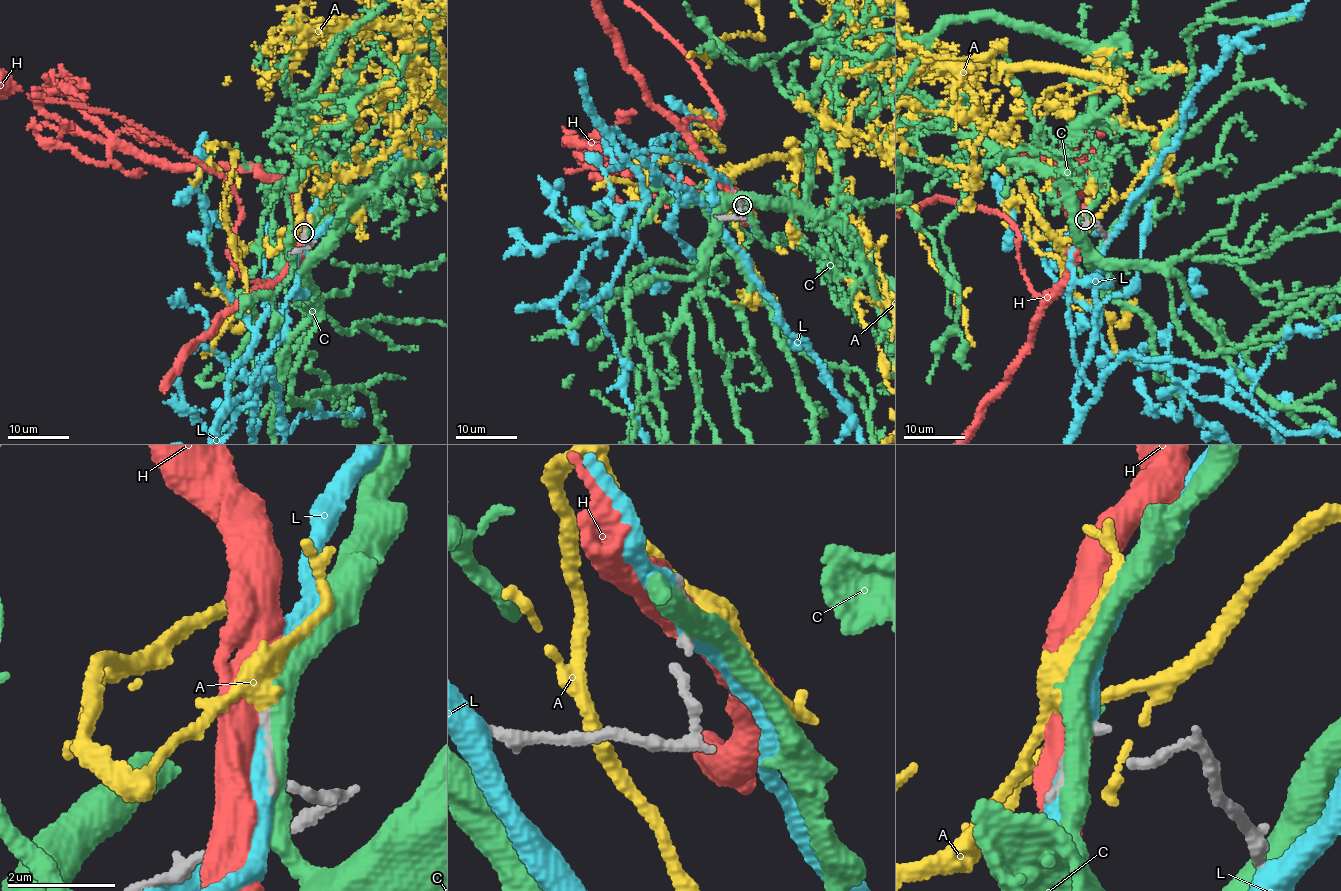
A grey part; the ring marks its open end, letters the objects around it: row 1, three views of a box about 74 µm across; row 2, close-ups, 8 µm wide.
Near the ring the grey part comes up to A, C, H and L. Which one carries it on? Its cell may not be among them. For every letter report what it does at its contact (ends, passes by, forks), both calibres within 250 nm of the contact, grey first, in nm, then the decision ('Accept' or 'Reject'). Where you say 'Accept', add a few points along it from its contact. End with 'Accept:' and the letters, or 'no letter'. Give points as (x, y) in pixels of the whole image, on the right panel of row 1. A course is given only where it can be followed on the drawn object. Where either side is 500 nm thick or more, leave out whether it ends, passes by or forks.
A: It passes by. Thickness 240 nm (grey) against 400 nm. Accept
C: It passes by. Thickness 170 nm (grey) against 400 nm. Reject
H: Thickness 240 nm (grey) against 550 nm. Reject
L: It passes by. Thickness 170 nm (grey) against 360 nm. Reject
Accept: A

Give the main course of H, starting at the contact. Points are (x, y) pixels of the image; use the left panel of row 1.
H: (303, 233), (301, 257), (286, 275), (248, 280), (229, 251), (242, 208), (224, 179), (113, 115)

